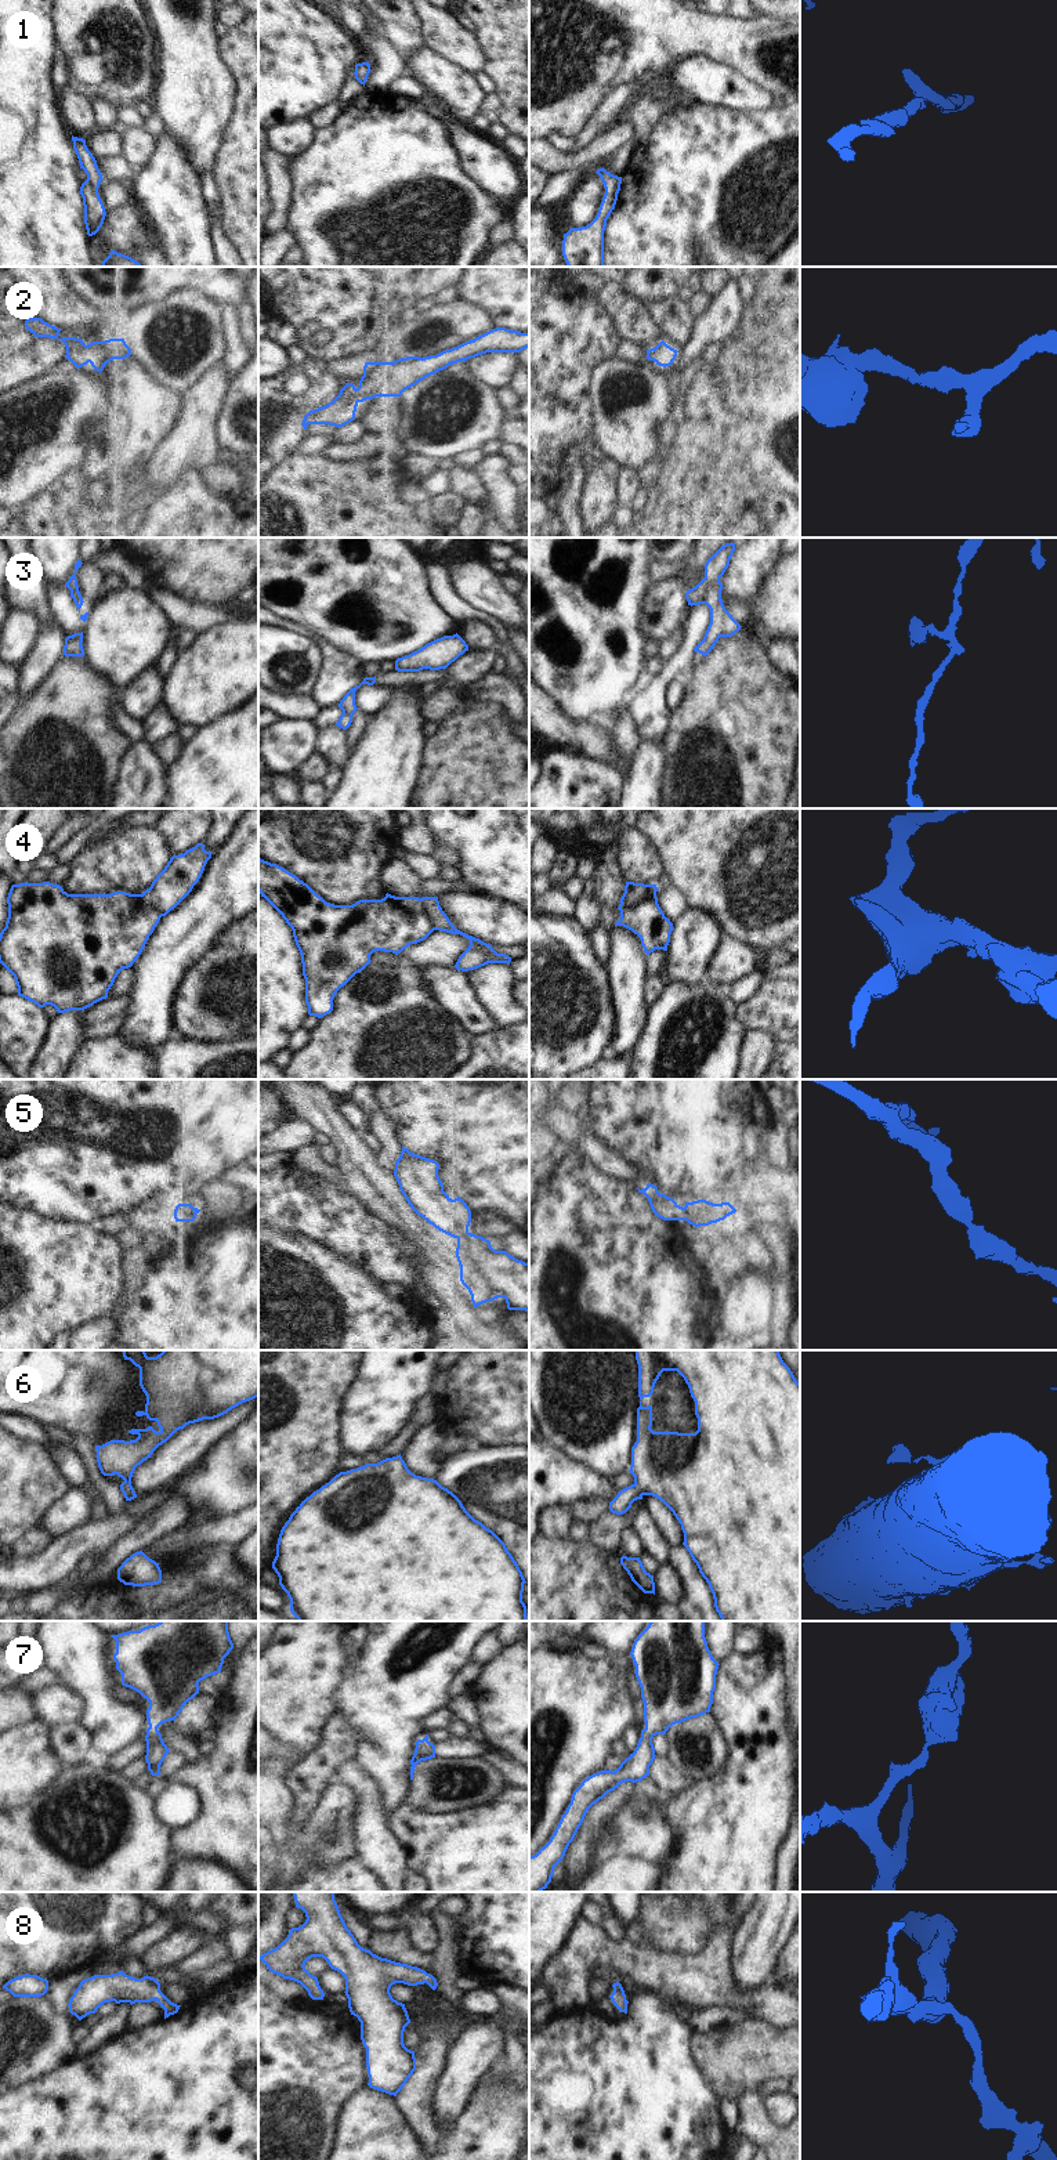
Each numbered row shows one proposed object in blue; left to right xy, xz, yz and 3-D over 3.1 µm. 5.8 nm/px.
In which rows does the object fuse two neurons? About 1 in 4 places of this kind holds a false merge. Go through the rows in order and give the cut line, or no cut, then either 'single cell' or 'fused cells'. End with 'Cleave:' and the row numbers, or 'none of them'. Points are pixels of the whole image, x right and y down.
1: cut none; single cell
2: cut none; single cell
3: cut yz (719, 579), (705, 590), (705, 603); fused cells
4: cut yz (655, 890), (636, 905), (621, 912); fused cells
5: cut none; single cell
6: cut none; single cell
7: cut none; single cell
8: cut none; single cell
Cleave: 3, 4

